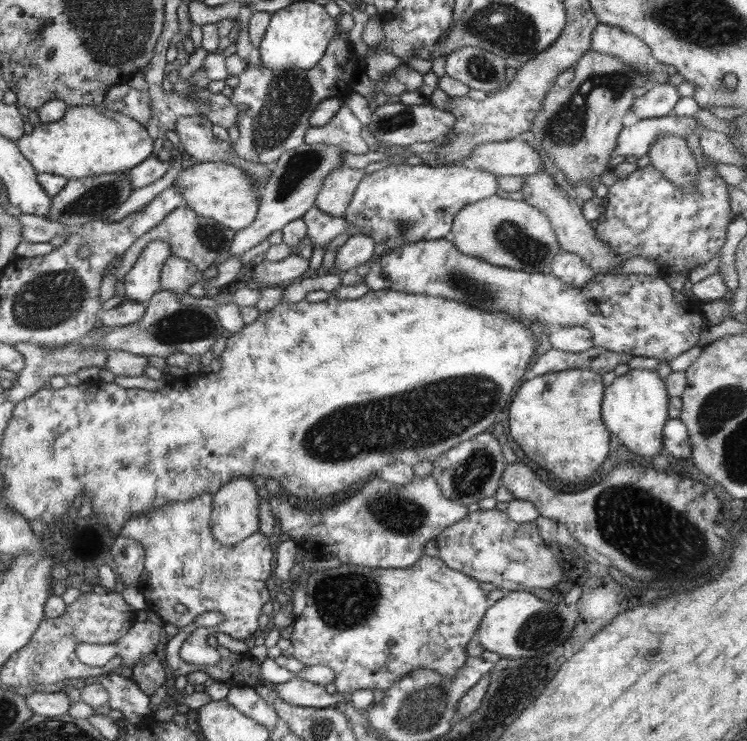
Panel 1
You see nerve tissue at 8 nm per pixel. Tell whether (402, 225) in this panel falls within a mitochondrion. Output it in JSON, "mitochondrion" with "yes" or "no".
{"mitochondrion":"yes"}

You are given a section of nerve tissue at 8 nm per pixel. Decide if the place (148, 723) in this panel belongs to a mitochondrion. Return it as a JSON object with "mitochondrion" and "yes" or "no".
{"mitochondrion":"no"}

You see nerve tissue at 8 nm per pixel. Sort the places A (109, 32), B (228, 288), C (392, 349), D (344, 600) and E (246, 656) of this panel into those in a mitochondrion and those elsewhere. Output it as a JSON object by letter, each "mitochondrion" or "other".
{"A":"mitochondrion","B":"other","C":"other","D":"mitochondrion","E":"other"}

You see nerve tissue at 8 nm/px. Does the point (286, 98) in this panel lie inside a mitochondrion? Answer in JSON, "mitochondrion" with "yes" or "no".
{"mitochondrion":"yes"}

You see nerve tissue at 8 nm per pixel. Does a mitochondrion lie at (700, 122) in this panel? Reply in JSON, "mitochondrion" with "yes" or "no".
{"mitochondrion":"no"}

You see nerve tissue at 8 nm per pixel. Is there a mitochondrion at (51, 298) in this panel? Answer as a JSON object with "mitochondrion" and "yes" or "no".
{"mitochondrion":"yes"}

